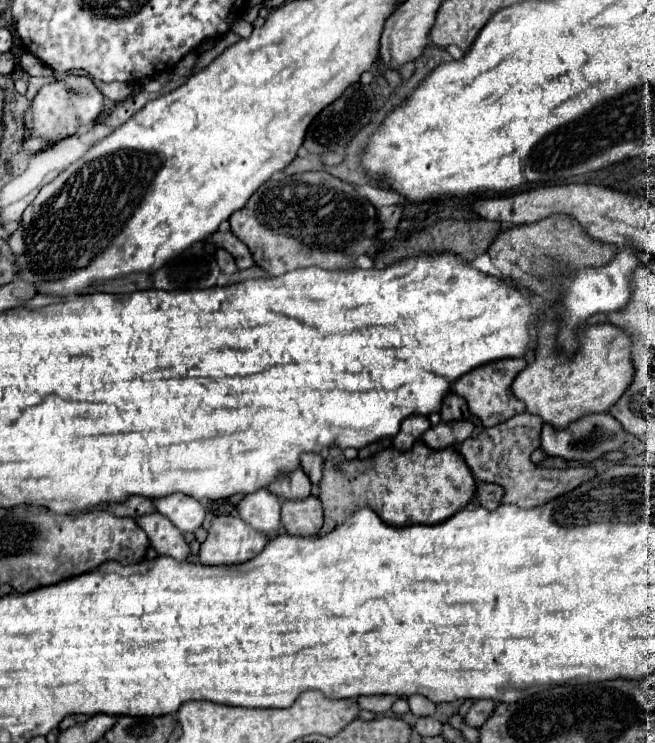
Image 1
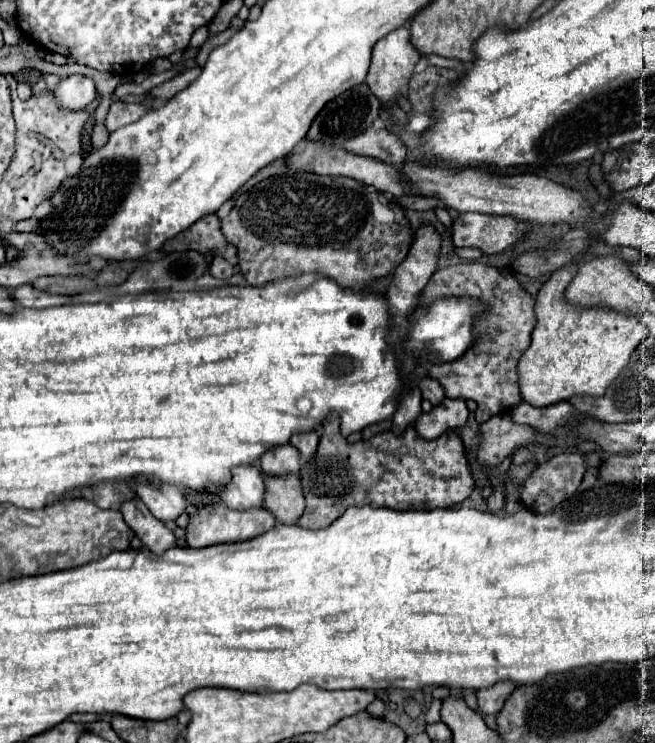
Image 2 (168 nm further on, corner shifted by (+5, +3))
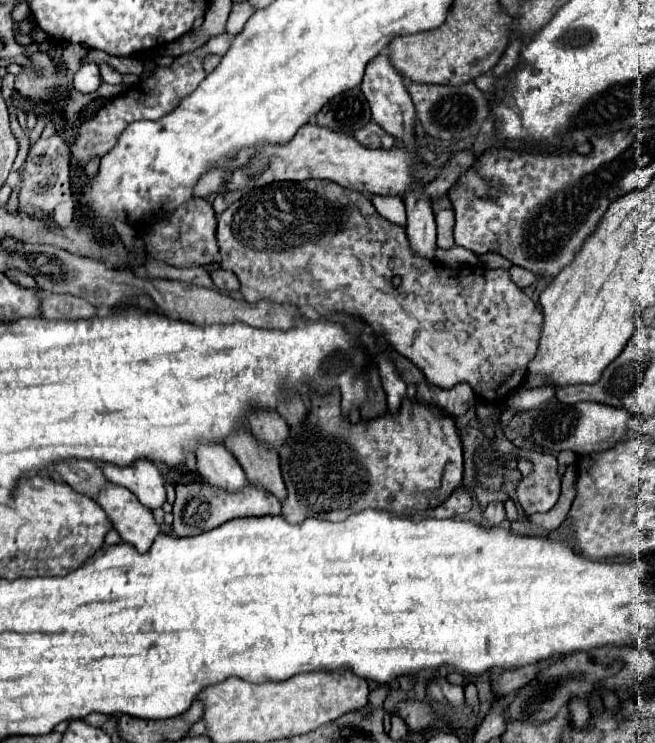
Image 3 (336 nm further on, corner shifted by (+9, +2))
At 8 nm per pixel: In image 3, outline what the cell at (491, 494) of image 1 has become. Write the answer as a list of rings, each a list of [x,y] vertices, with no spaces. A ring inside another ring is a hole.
[[[491,502],[487,508],[485,508],[485,518],[491,522],[491,524],[501,524],[505,520],[505,508],[503,508],[503,502]]]

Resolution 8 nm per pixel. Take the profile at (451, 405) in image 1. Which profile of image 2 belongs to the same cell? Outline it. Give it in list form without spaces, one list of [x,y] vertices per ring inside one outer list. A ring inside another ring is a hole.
[[[425,377],[423,385],[419,385],[419,389],[423,393],[423,399],[431,401],[433,407],[437,407],[443,401],[443,397],[445,397],[445,389],[433,377]]]

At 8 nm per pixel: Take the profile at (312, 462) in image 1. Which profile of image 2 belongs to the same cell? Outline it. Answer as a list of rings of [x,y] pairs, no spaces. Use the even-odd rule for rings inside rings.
[[[313,431],[313,433],[301,433],[301,435],[295,435],[291,439],[291,445],[301,453],[303,459],[311,459],[315,453],[317,453],[317,445],[319,445],[319,435]]]

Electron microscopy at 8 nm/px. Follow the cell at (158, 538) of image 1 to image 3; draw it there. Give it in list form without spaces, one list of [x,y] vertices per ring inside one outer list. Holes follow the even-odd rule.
[[[109,482],[103,486],[95,502],[105,510],[125,544],[135,546],[141,554],[153,544],[159,534],[159,524],[155,522],[151,510],[145,508],[133,492]]]

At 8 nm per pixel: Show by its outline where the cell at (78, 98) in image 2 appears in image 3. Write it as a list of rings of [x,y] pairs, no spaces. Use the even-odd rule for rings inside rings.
[[[83,64],[79,72],[75,72],[73,84],[75,84],[75,90],[79,92],[85,92],[85,94],[95,92],[101,84],[101,74],[99,74],[97,64]]]

